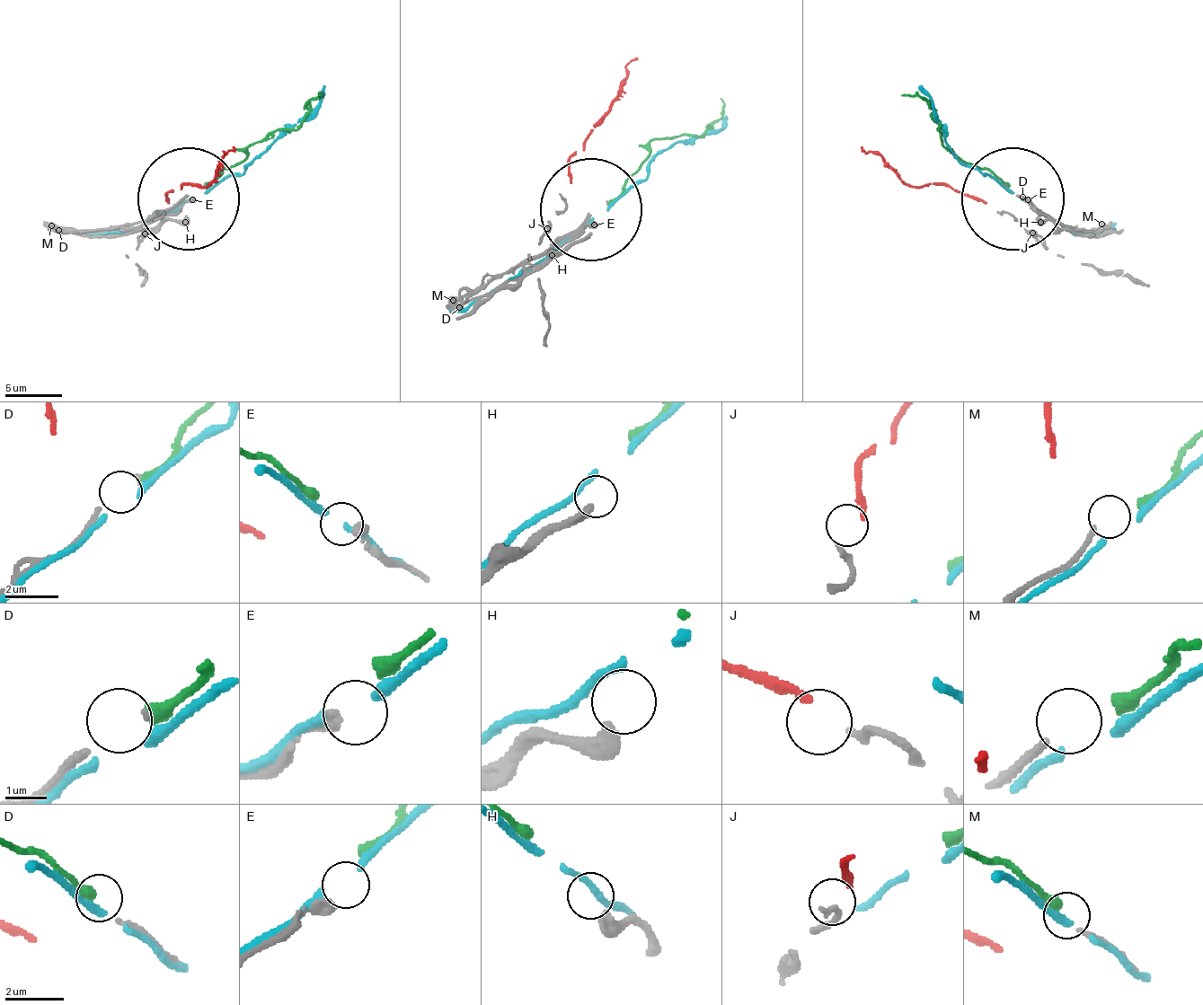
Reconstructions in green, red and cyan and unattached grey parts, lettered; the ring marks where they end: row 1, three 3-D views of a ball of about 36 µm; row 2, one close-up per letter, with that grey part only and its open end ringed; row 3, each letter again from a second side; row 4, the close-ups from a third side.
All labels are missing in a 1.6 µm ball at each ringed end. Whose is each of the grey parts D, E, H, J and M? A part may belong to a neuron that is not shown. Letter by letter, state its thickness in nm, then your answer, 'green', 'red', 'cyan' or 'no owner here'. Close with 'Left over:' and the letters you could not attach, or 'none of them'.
D: 70 nm | green
E: 340 nm | no owner here
H: 360 nm | no owner here
J: 200 nm | red
M: 180 nm | no owner here
Left over: E, H, M

